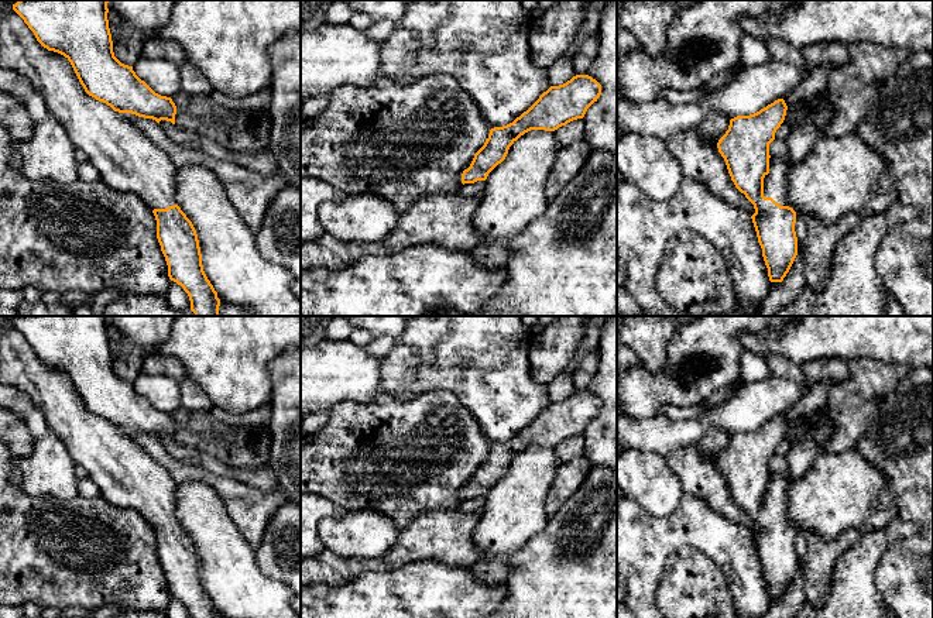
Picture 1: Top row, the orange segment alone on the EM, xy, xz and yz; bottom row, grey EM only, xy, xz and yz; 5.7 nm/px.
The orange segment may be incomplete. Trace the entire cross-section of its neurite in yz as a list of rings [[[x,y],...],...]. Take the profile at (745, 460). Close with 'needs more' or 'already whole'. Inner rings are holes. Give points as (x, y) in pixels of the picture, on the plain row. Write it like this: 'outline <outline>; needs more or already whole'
outline [[[778,415],[754,430],[737,432],[730,436],[728,446],[717,459],[731,497],[754,521],[755,529],[751,535],[771,598],[782,598],[797,571],[796,528],[790,523],[788,508],[789,478],[769,471],[769,460],[775,456],[775,449],[783,439],[786,426],[785,416]]]; needs more

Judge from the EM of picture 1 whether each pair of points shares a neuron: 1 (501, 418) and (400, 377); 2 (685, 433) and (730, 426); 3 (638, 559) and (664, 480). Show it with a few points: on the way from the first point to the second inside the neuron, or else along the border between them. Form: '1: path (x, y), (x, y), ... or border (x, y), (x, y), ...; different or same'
1: path (476, 392), (460, 377), (425, 377); same
2: path (696, 429), (706, 422), (719, 422); same
3: border (631, 498), (658, 518), (668, 518), (682, 501); different

